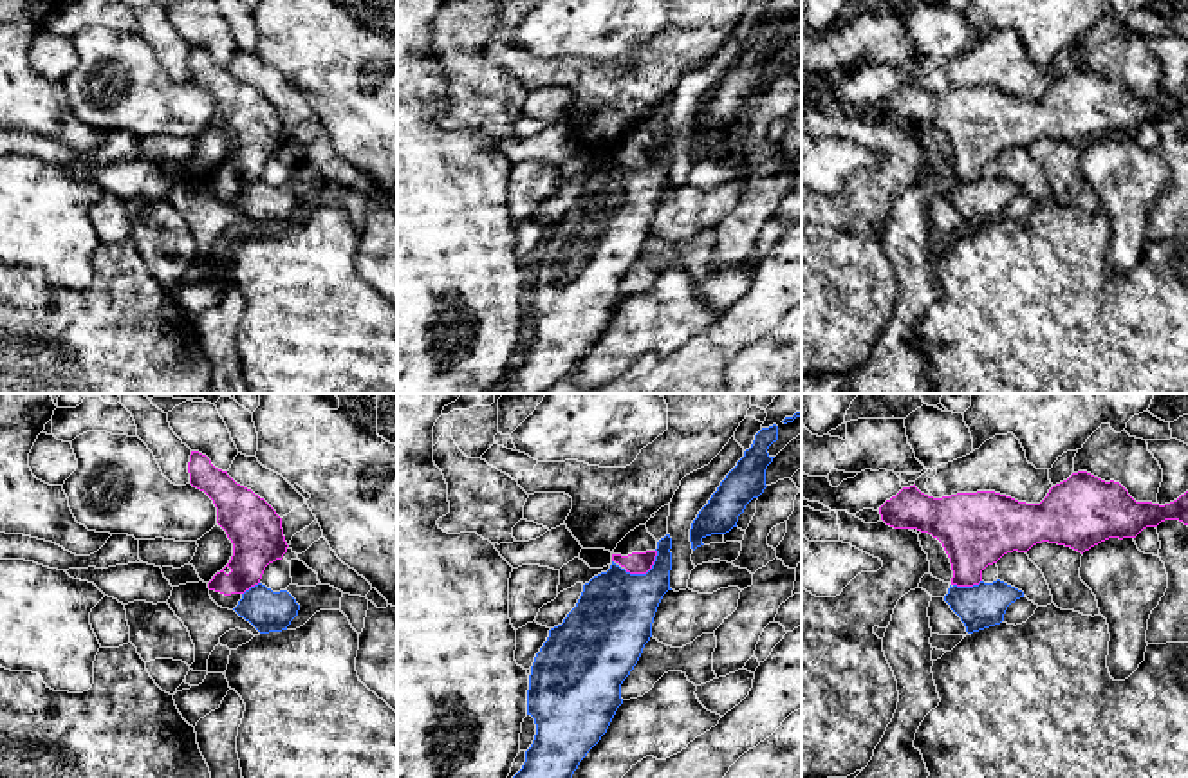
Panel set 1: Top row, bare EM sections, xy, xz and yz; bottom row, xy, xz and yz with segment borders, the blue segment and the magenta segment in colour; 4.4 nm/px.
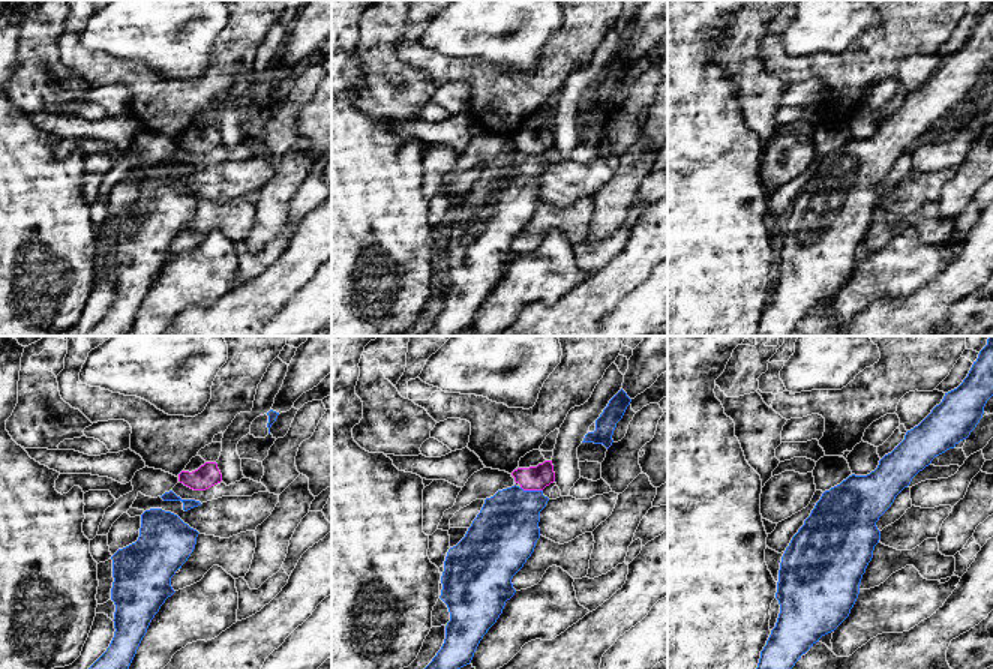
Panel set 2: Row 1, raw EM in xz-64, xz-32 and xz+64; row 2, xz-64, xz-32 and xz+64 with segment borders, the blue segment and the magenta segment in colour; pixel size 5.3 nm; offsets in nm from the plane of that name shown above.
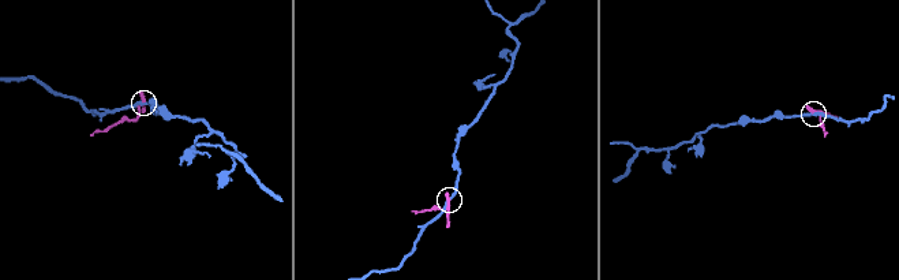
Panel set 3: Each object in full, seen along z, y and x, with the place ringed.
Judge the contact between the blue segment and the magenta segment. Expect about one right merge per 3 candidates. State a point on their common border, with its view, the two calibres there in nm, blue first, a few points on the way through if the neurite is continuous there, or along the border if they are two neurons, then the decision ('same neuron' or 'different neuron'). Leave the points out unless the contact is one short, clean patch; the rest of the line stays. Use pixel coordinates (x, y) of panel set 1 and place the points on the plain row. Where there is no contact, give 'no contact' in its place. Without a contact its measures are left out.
contact xz (649, 166); calibres 340 and 100 nm; border xz (656, 145), (656, 156), (645, 168), (625, 166); different neuron

